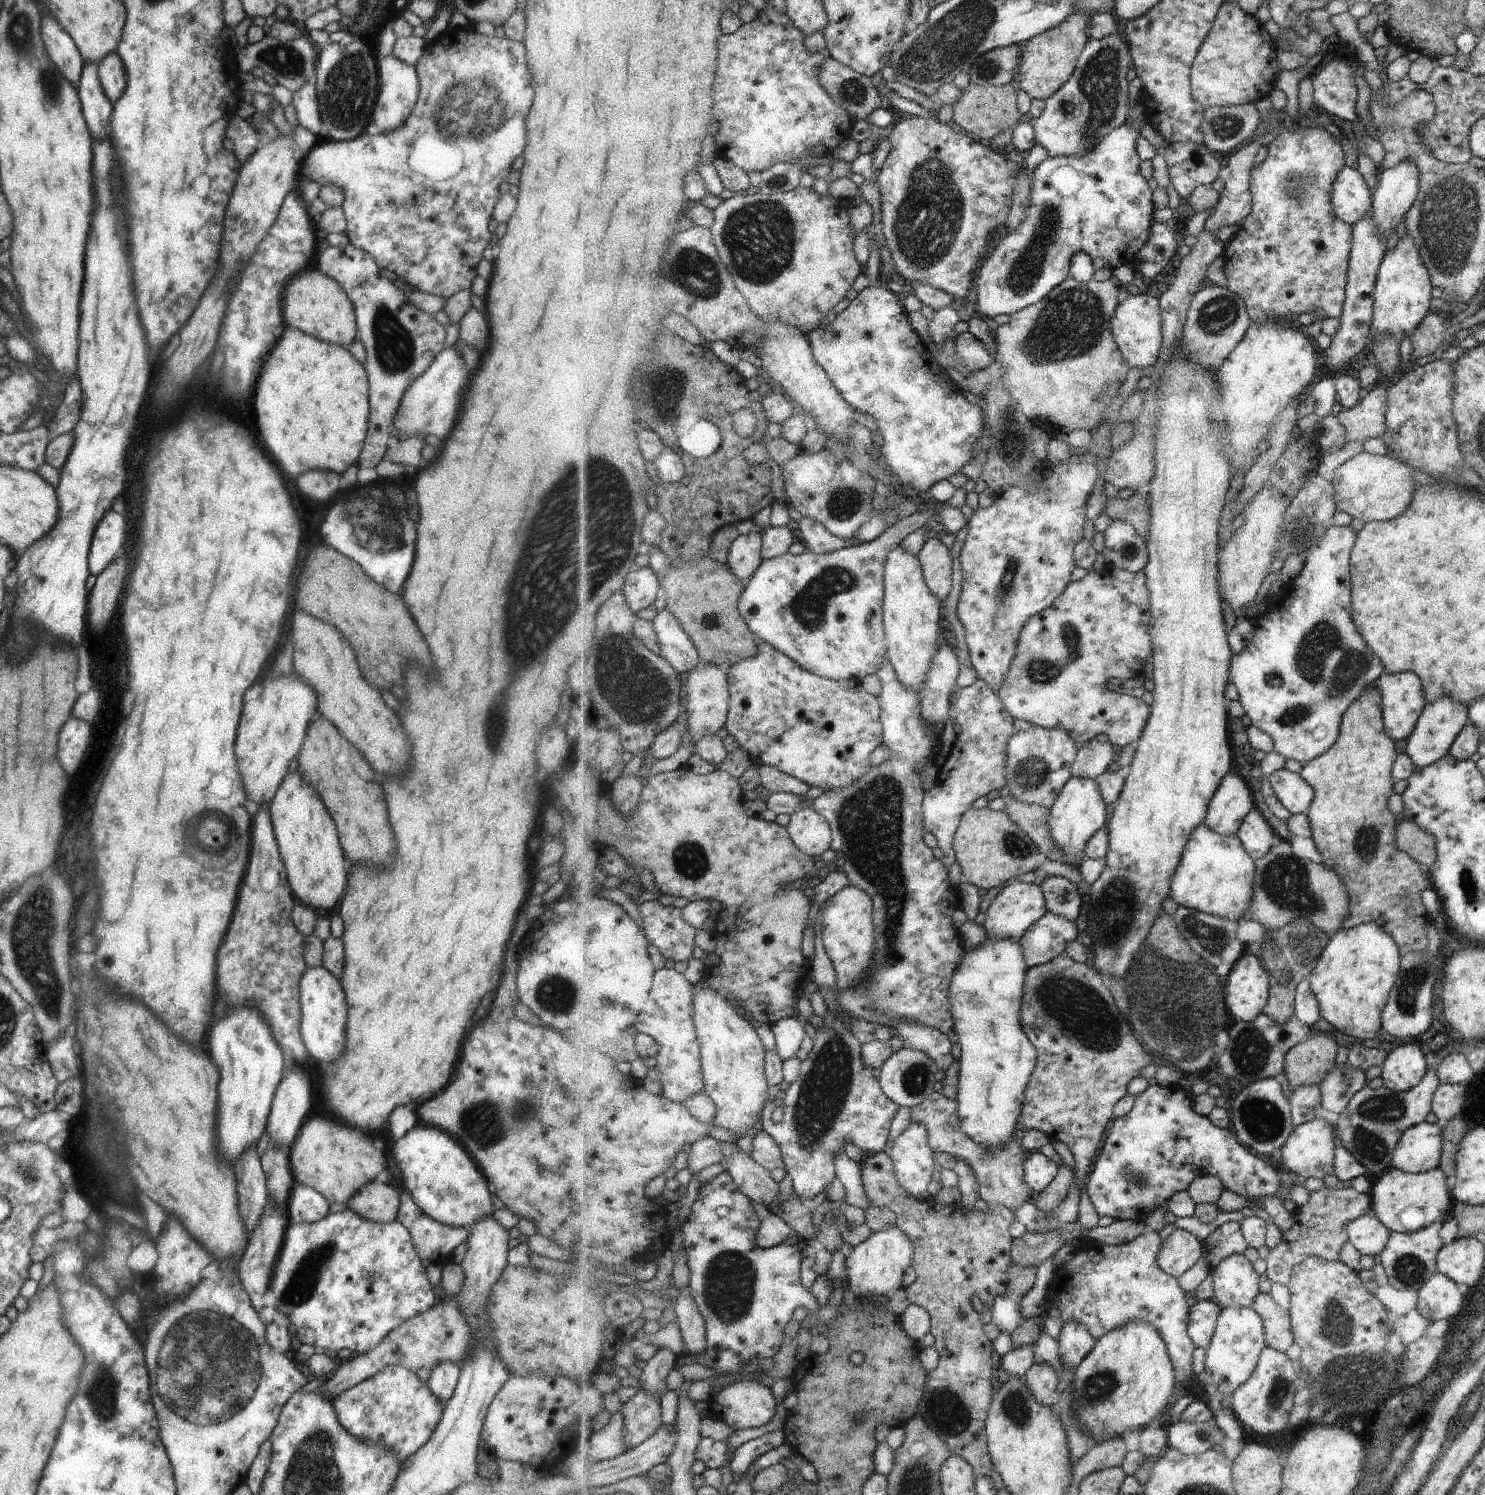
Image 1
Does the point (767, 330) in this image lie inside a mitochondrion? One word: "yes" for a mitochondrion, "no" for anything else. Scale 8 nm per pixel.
no

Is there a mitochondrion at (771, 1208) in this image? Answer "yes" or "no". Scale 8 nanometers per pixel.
no

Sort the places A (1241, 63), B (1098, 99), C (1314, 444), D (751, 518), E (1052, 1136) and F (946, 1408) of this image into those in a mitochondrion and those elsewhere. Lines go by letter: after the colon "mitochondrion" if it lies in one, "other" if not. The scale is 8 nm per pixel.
A: mitochondrion
B: mitochondrion
C: other
D: other
E: other
F: mitochondrion

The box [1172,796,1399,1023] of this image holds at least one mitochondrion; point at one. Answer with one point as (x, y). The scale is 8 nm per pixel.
(1284, 880)

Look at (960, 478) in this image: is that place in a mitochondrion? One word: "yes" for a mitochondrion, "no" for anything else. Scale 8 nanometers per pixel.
no

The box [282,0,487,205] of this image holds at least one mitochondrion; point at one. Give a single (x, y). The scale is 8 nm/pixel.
(347, 92)

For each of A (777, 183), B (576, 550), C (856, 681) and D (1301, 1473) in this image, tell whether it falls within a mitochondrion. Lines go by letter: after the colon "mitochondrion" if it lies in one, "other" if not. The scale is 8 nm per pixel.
A: mitochondrion
B: mitochondrion
C: other
D: other

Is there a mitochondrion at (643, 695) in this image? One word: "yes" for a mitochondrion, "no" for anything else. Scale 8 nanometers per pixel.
yes

